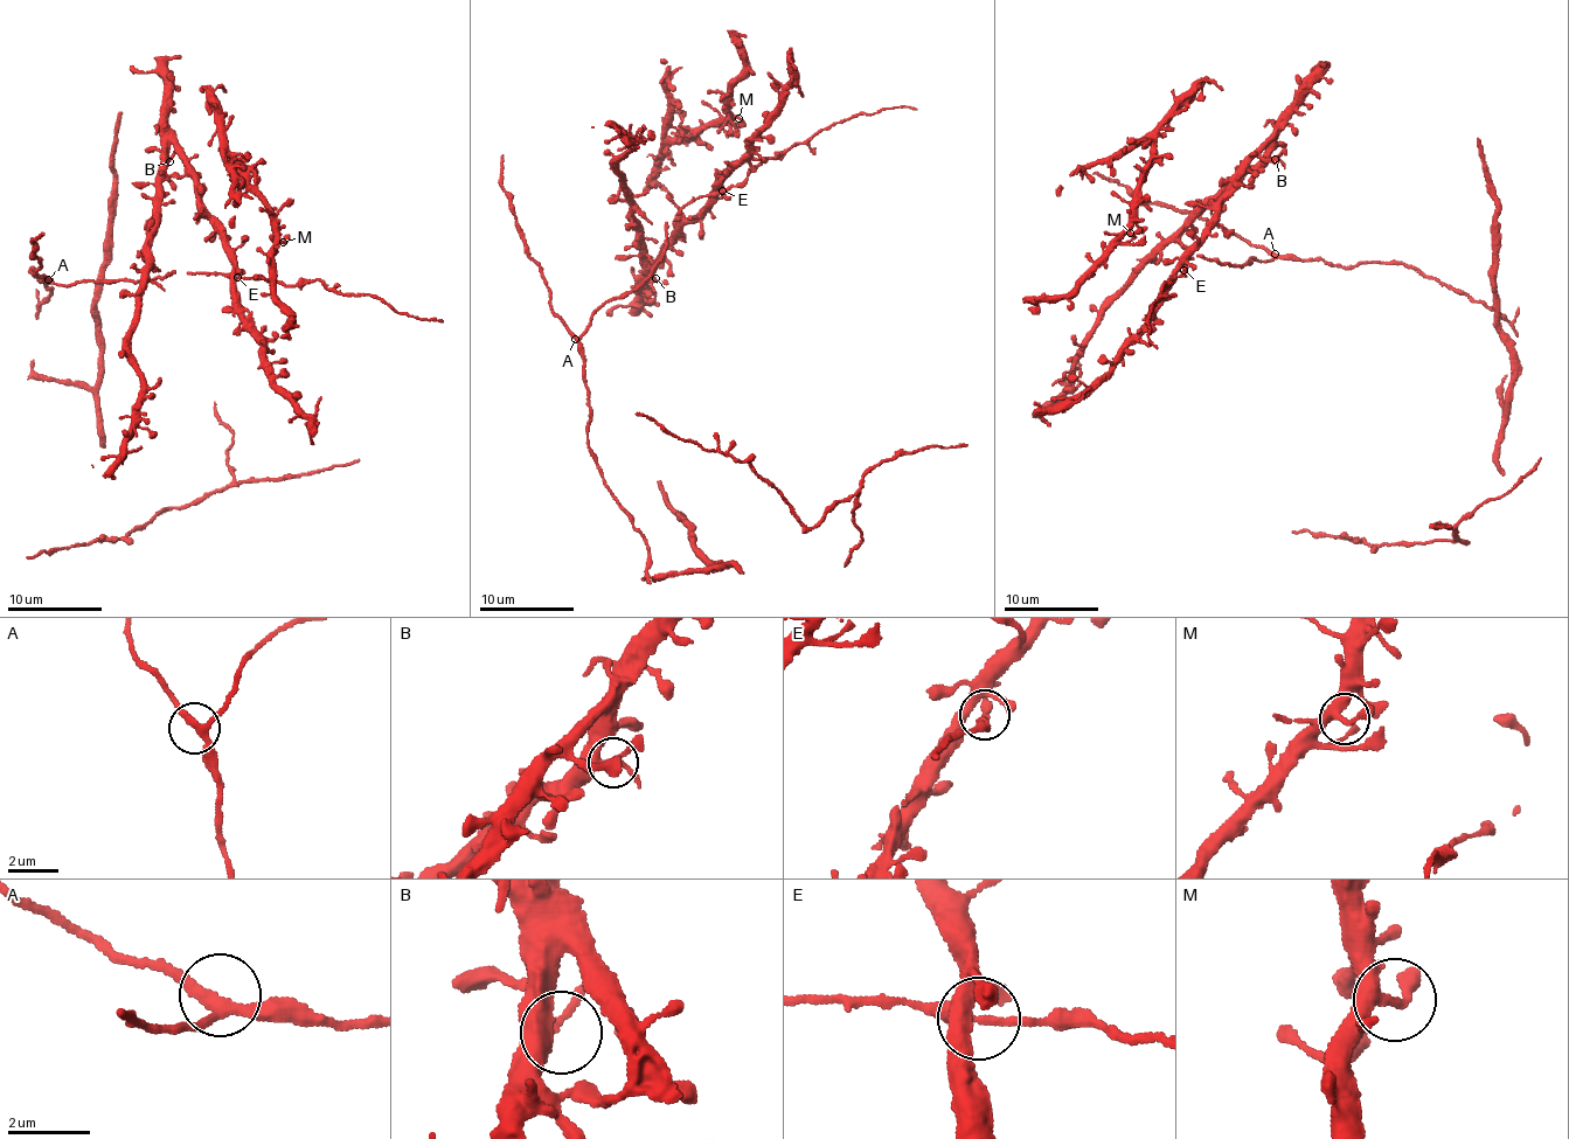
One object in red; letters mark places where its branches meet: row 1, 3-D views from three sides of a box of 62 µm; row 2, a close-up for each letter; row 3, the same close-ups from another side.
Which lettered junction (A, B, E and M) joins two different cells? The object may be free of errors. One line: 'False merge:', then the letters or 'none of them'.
False merge: none of them

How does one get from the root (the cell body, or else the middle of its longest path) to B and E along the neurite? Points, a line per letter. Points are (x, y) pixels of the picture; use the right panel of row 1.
B: (1266, 261), (1254, 258), (1251, 263), (1234, 268), (1201, 258), (1180, 241), (1180, 231), (1244, 174), (1275, 159)
E: (1266, 261), (1234, 268), (1180, 241), (1184, 227), (1226, 187), (1258, 171), (1244, 171), (1184, 271)

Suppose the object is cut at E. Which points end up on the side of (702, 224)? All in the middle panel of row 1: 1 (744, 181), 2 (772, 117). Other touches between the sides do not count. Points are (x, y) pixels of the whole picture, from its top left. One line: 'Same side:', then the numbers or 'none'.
Same side: 2

